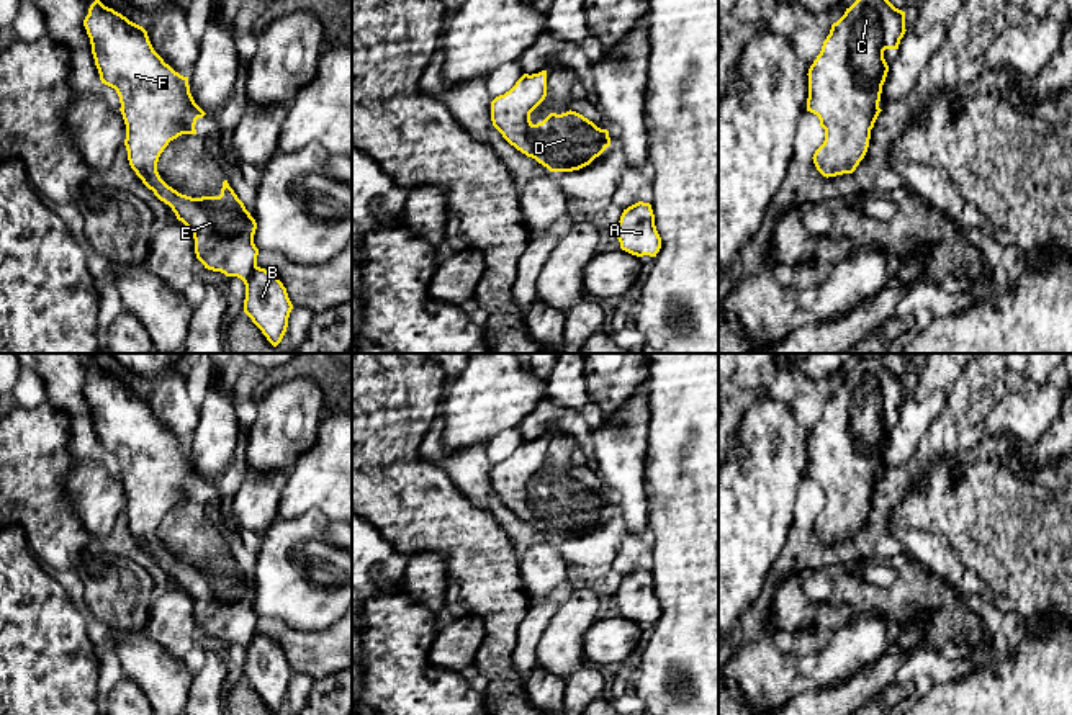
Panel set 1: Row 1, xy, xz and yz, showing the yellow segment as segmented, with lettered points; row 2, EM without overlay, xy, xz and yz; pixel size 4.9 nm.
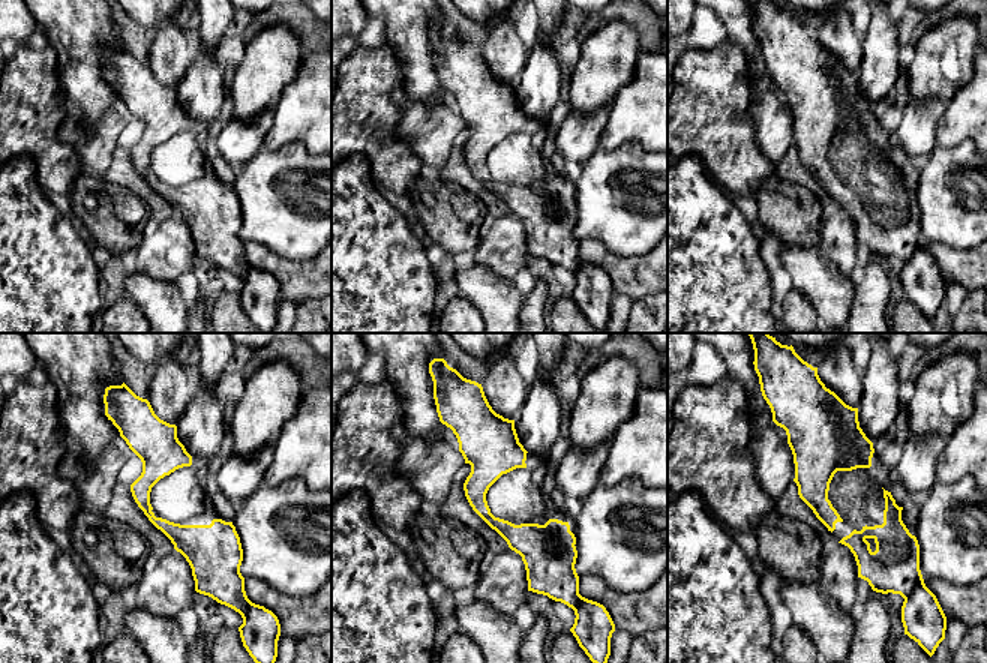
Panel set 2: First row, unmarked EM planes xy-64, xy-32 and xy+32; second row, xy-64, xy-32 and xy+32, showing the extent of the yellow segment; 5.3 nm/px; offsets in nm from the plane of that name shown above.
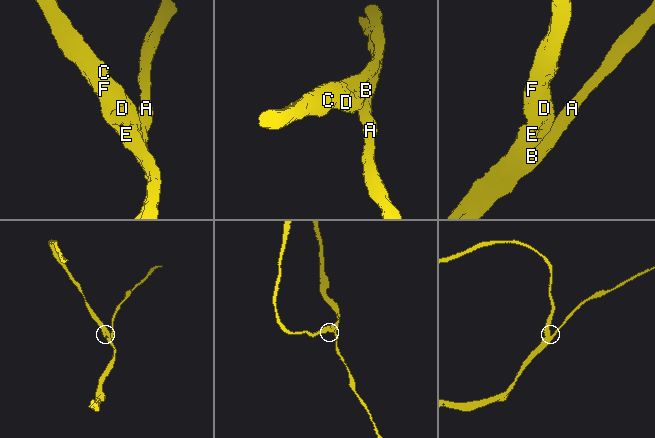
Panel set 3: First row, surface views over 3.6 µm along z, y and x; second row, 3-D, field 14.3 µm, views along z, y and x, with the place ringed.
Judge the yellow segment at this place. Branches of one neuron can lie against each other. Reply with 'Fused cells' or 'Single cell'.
Single cell

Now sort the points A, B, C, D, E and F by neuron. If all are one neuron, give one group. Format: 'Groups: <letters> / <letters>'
Groups: A B C D E F

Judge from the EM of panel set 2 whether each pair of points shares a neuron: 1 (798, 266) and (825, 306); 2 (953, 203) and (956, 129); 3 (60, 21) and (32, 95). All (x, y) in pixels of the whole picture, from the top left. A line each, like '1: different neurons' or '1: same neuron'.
1: same neuron
2: same neuron
3: different neurons

